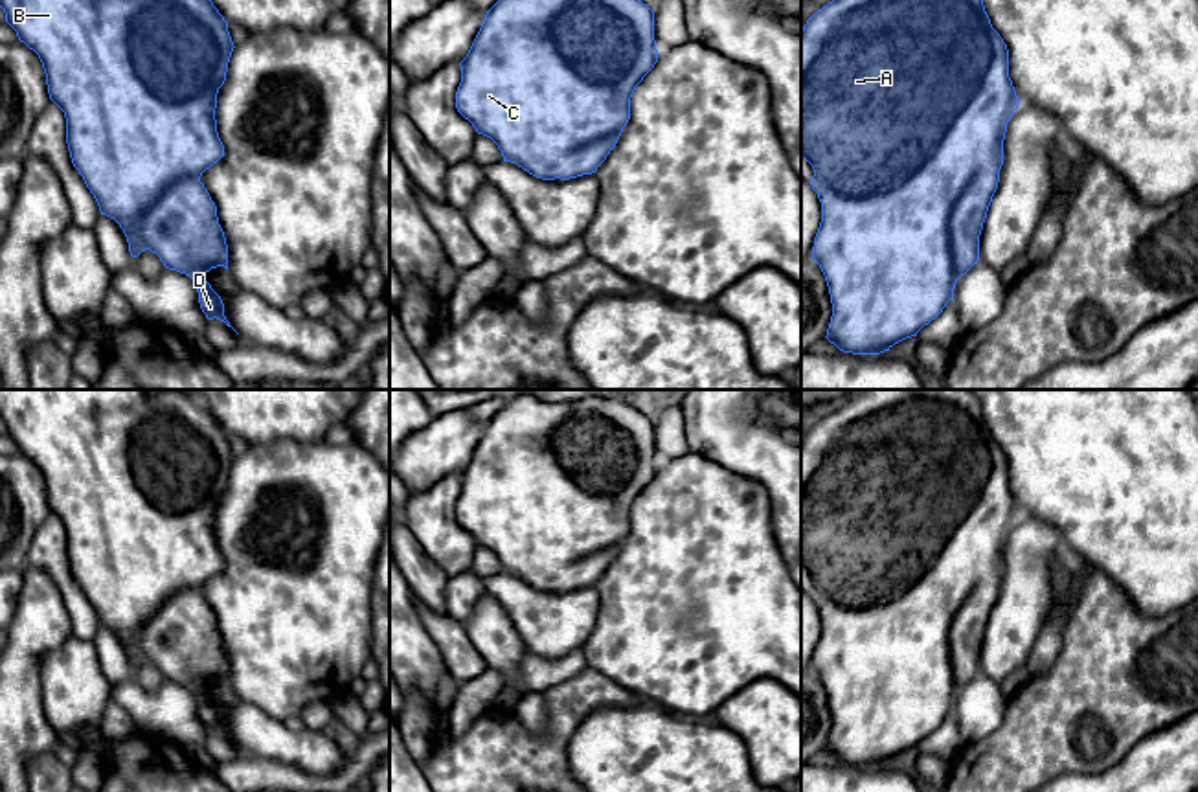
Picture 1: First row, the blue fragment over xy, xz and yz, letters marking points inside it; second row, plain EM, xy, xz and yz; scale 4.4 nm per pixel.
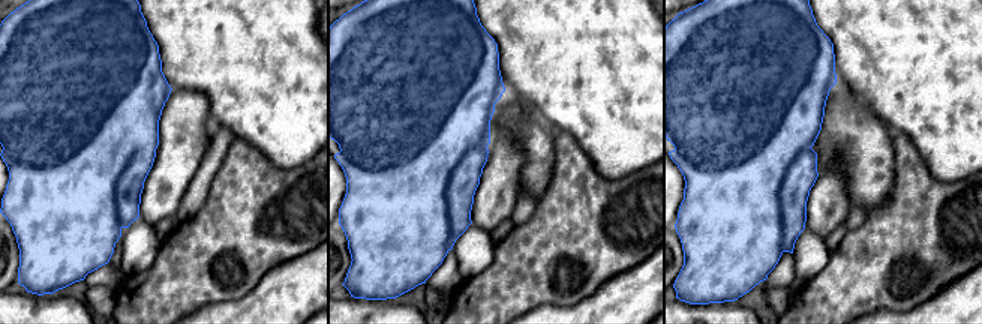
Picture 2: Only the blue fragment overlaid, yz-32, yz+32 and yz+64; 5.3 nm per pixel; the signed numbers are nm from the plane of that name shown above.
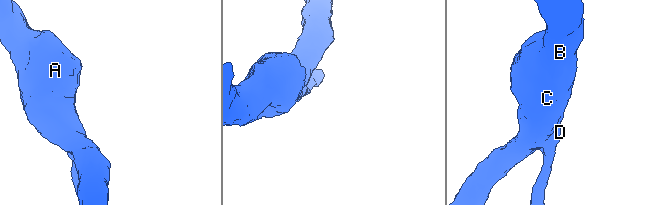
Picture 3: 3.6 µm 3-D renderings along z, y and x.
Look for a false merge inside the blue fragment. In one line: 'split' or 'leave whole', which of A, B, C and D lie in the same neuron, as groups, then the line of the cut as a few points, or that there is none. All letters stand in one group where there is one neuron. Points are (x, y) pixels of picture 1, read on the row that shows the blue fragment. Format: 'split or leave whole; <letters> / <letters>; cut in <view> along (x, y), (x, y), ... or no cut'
leave whole; A B C D; no cut

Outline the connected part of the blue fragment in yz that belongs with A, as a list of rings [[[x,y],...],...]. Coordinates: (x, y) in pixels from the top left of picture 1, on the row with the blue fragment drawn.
[[[832,0],[807,20],[801,29],[801,158],[814,169],[810,186],[821,202],[812,259],[825,276],[832,303],[825,338],[840,351],[853,355],[889,351],[895,344],[917,336],[954,300],[957,279],[979,261],[979,235],[1000,182],[1007,123],[1018,105],[1009,77],[1009,50],[992,28],[983,0]]]

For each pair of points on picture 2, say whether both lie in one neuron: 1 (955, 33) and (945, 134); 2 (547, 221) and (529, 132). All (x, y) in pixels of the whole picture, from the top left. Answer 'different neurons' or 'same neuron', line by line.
1: same neuron
2: different neurons

